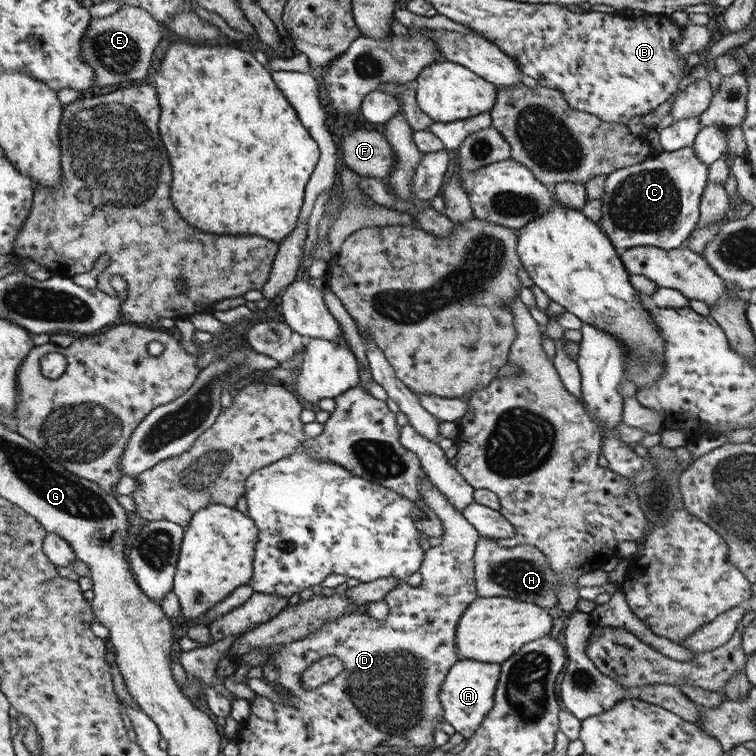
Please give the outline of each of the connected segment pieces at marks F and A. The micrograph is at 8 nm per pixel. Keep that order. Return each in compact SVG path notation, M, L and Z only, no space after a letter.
M352 131L340 138L339 150L343 166L359 176L384 180L394 165L389 143L377 131Z
M459 658L455 661L438 690L442 708L442 720L448 722L455 733L467 740L480 725L483 717L491 710L493 693L500 673L500 664L482 663L471 659Z

